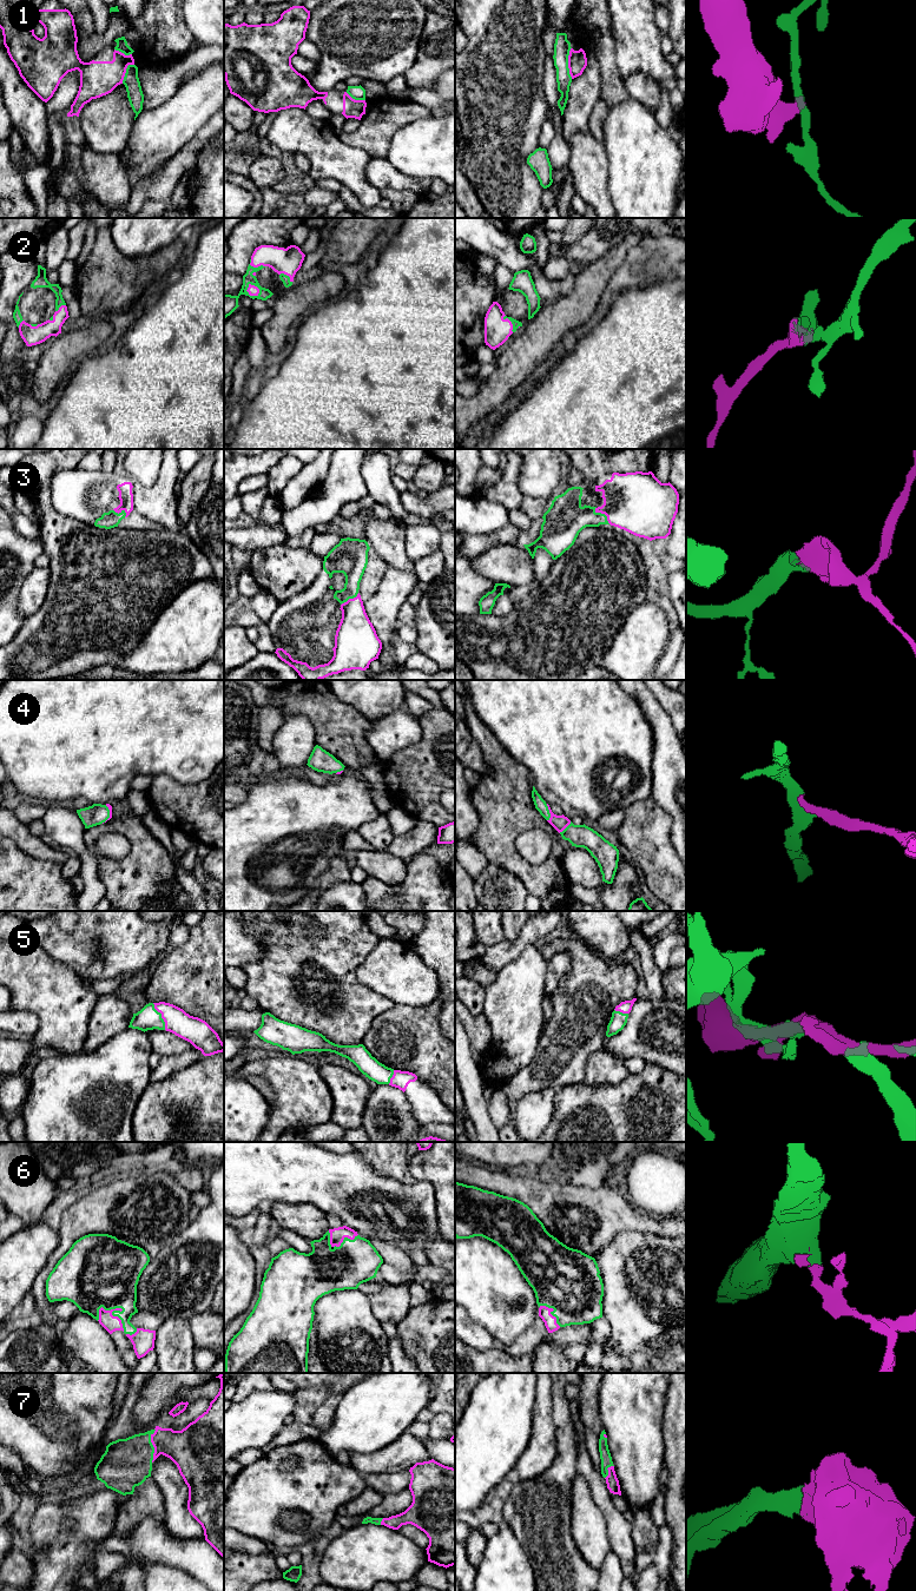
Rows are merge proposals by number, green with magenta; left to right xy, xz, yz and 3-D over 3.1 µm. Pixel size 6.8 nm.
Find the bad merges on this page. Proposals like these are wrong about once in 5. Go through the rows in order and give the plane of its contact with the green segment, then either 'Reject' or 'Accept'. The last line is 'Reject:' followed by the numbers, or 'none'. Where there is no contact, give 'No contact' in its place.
1: Touches green in yz. Reject
2: Touches green in xz. Accept
3: Touches green in yz. Accept
4: Touches green in yz. Accept
5: Touches green in xy. Accept
6: Touches green in xy. Accept
7: Touches green in xy. Accept
Reject: 1

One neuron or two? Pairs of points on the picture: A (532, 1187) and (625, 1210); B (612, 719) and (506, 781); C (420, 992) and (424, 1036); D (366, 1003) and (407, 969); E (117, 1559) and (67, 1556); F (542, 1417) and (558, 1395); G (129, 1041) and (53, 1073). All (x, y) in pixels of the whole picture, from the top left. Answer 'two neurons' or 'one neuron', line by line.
A: one neuron
B: two neurons
C: two neurons
D: two neurons
E: two neurons
F: two neurons
G: one neuron

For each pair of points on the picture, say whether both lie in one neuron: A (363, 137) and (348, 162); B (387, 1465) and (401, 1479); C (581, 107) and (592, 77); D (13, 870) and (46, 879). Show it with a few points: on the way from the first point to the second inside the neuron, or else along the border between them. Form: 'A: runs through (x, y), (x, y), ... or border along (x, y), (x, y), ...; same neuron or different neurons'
A: border along (337, 136), (344, 143), (363, 149), (371, 157); different neurons
B: border along (408, 1470), (367, 1474); different neurons
C: runs through (581, 100), (588, 84); same neuron
D: runs through (21, 870), (31, 879), (38, 879); same neuron

